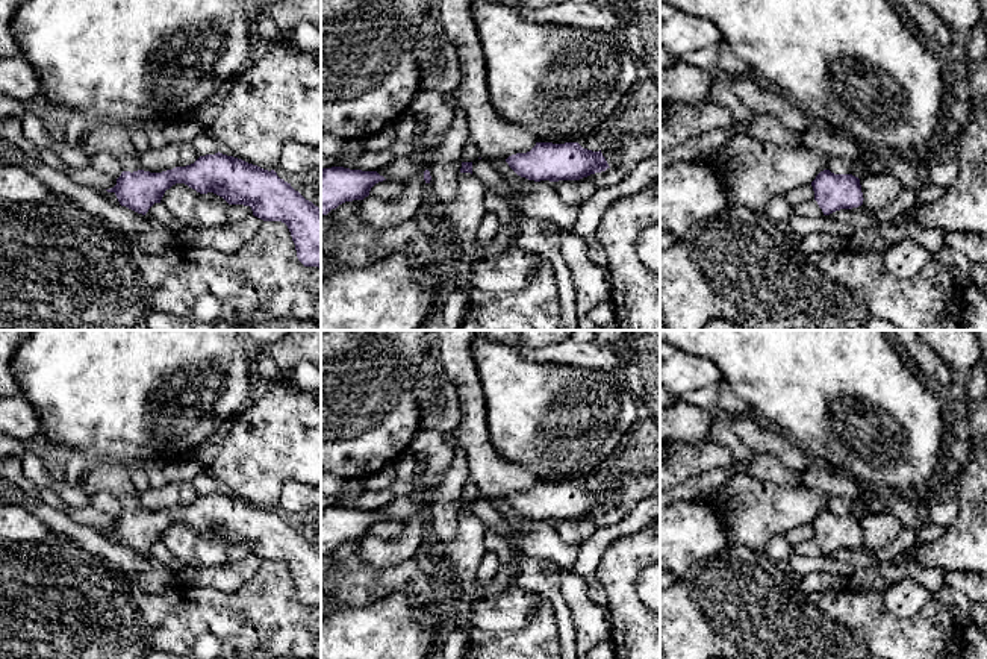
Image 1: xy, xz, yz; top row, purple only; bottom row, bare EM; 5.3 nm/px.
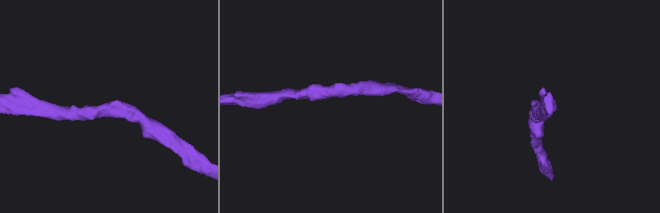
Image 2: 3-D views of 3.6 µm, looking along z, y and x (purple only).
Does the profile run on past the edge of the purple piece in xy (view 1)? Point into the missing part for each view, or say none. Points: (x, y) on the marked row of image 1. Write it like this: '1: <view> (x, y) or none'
1: none

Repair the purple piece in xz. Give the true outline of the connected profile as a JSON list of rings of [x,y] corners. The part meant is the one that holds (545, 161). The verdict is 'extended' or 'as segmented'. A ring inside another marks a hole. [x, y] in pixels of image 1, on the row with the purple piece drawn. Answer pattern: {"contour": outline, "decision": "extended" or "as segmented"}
{"contour": [[[536,142],[527,153],[516,153],[506,159],[521,177],[540,182],[580,180],[609,167],[599,151],[583,148],[578,142]]], "decision": "as segmented"}

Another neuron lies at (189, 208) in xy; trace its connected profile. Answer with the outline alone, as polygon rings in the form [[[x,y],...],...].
[[[176,183],[160,200],[163,209],[183,227],[220,227],[229,224],[229,203],[213,194],[200,194],[185,183]]]

